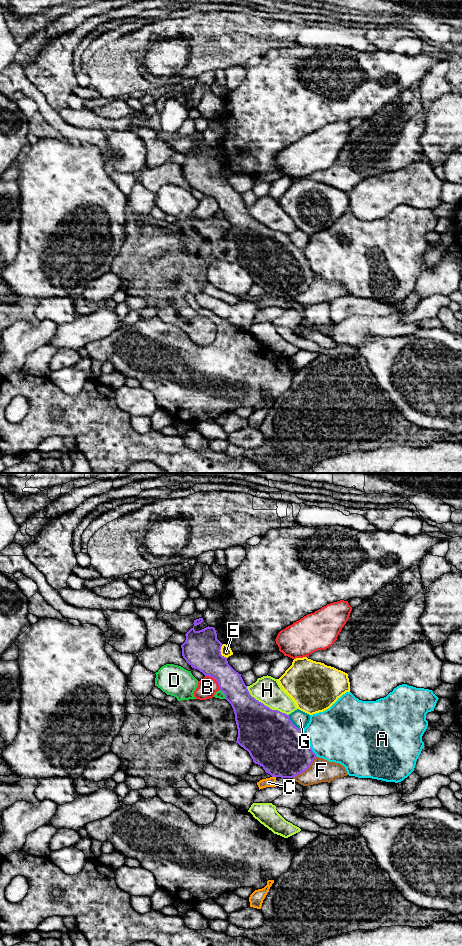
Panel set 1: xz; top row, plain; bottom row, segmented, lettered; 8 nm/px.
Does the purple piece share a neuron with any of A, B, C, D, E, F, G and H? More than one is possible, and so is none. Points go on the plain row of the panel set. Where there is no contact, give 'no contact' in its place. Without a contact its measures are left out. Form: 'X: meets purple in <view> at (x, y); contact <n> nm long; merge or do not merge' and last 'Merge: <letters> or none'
A: meets purple in xz at (308, 263); contact 240 nm long; do not merge
B: meets purple in xz at (215, 199); contact 170 nm long; do not merge
C: meets purple in xz at (274, 296); contact 30 nm long; do not merge
D: meets purple in xz at (224, 213); contact 90 nm long; do not merge
E: meets purple in xz at (220, 172); contact 120 nm long; do not merge
F: meets purple in xz at (305, 290); contact 260 nm long; do not merge
G: meets purple in xz at (293, 244); contact 170 nm long; do not merge
H: meets purple in xz at (264, 225); contact 420 nm long; do not merge
Merge: none

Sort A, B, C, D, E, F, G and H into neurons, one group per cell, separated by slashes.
A / B / C / D / E / F / G / H

